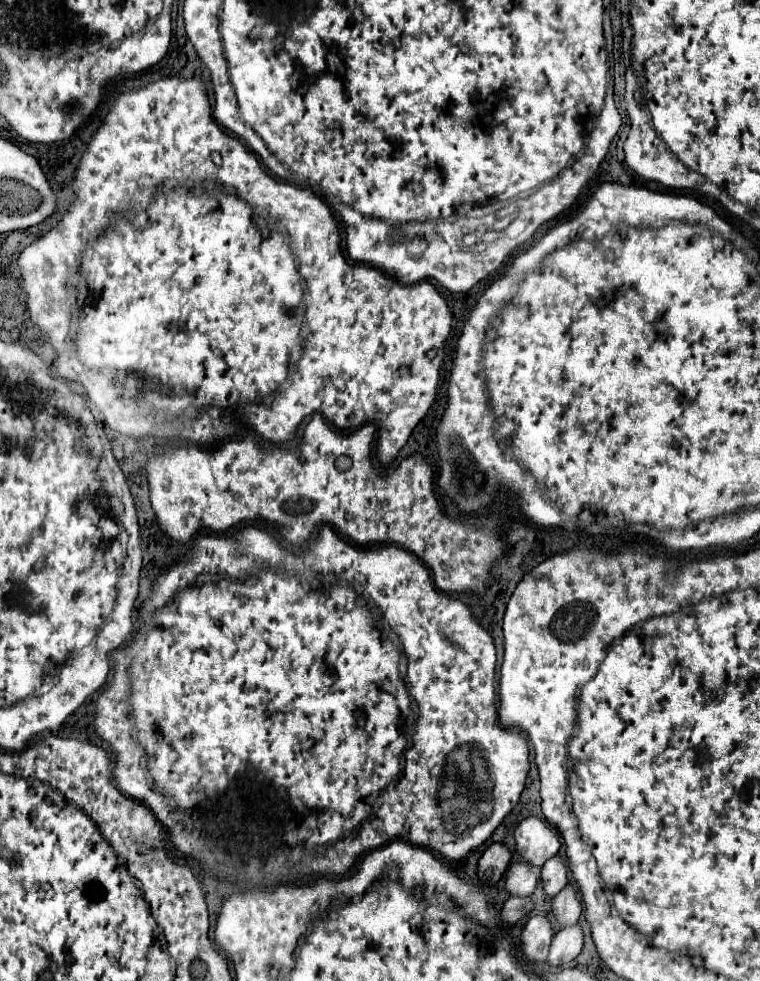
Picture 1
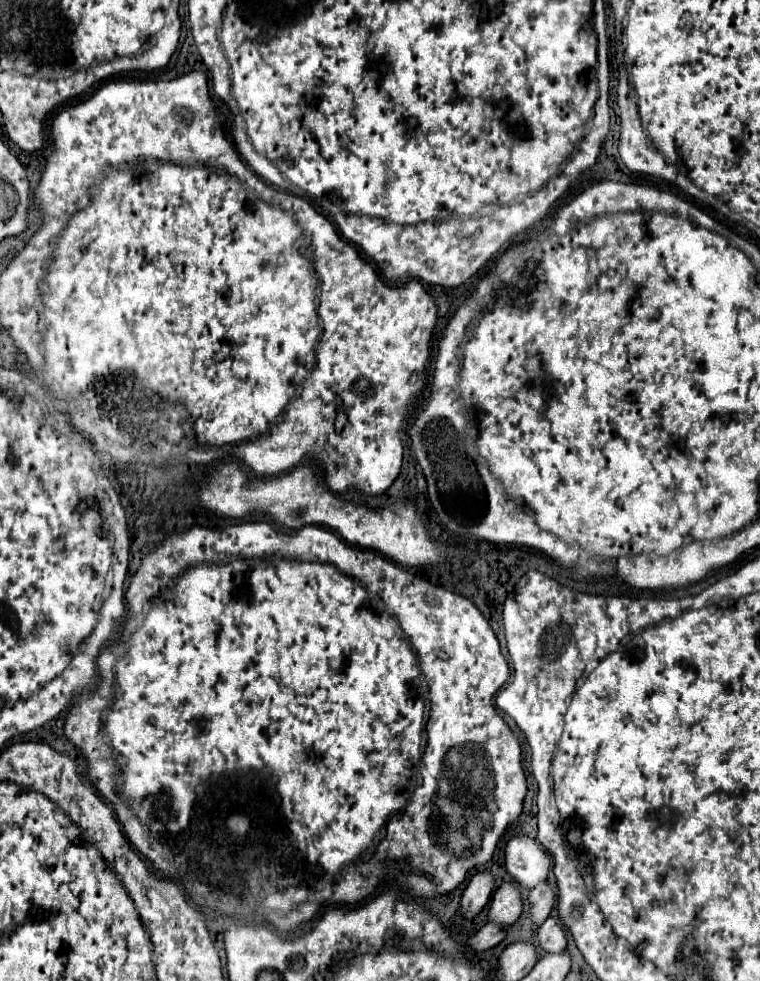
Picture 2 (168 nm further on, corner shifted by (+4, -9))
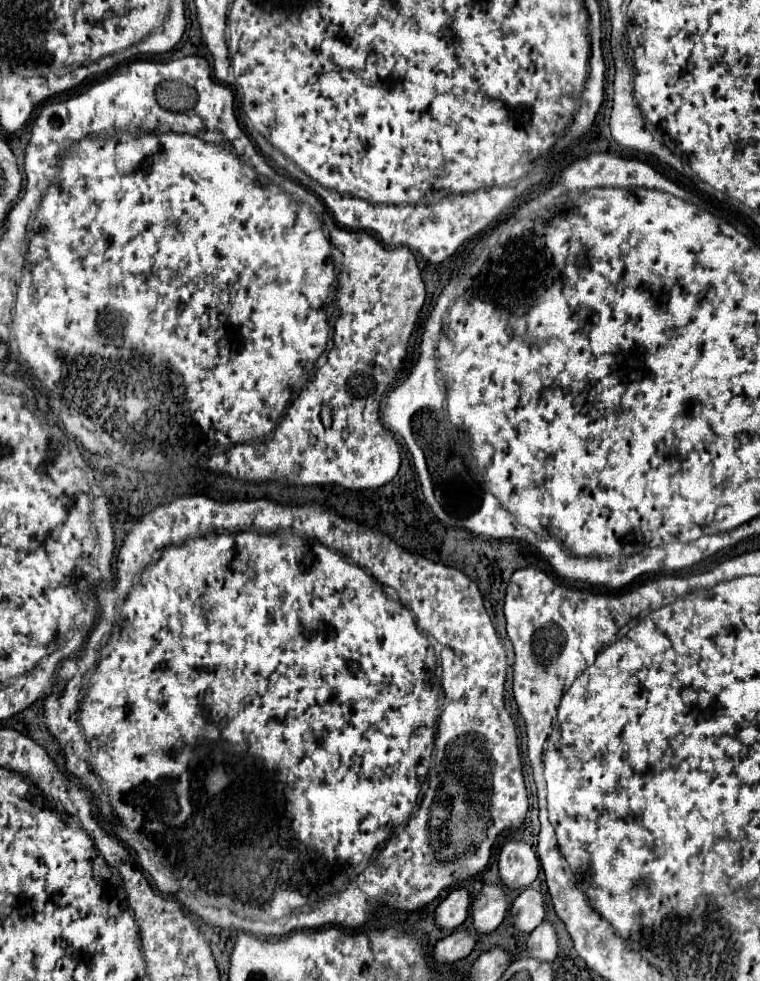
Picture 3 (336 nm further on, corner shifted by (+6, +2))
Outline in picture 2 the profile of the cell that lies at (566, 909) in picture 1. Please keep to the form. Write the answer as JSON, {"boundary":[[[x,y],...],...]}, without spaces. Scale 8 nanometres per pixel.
{"boundary":[[[549,916],[537,930],[539,946],[545,952],[561,952],[567,946],[567,934],[559,916]]]}

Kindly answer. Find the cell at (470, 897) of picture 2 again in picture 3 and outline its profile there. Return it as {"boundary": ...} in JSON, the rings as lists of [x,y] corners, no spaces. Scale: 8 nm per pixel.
{"boundary":[[[455,889],[449,893],[447,899],[441,901],[441,905],[437,905],[435,909],[435,923],[441,929],[457,929],[469,913],[469,891],[467,889]]]}

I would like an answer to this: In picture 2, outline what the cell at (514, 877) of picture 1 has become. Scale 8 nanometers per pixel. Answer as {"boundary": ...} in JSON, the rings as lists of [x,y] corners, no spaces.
{"boundary":[[[505,882],[501,884],[489,902],[489,920],[499,922],[501,926],[511,926],[523,912],[523,900],[519,892],[519,884]]]}

